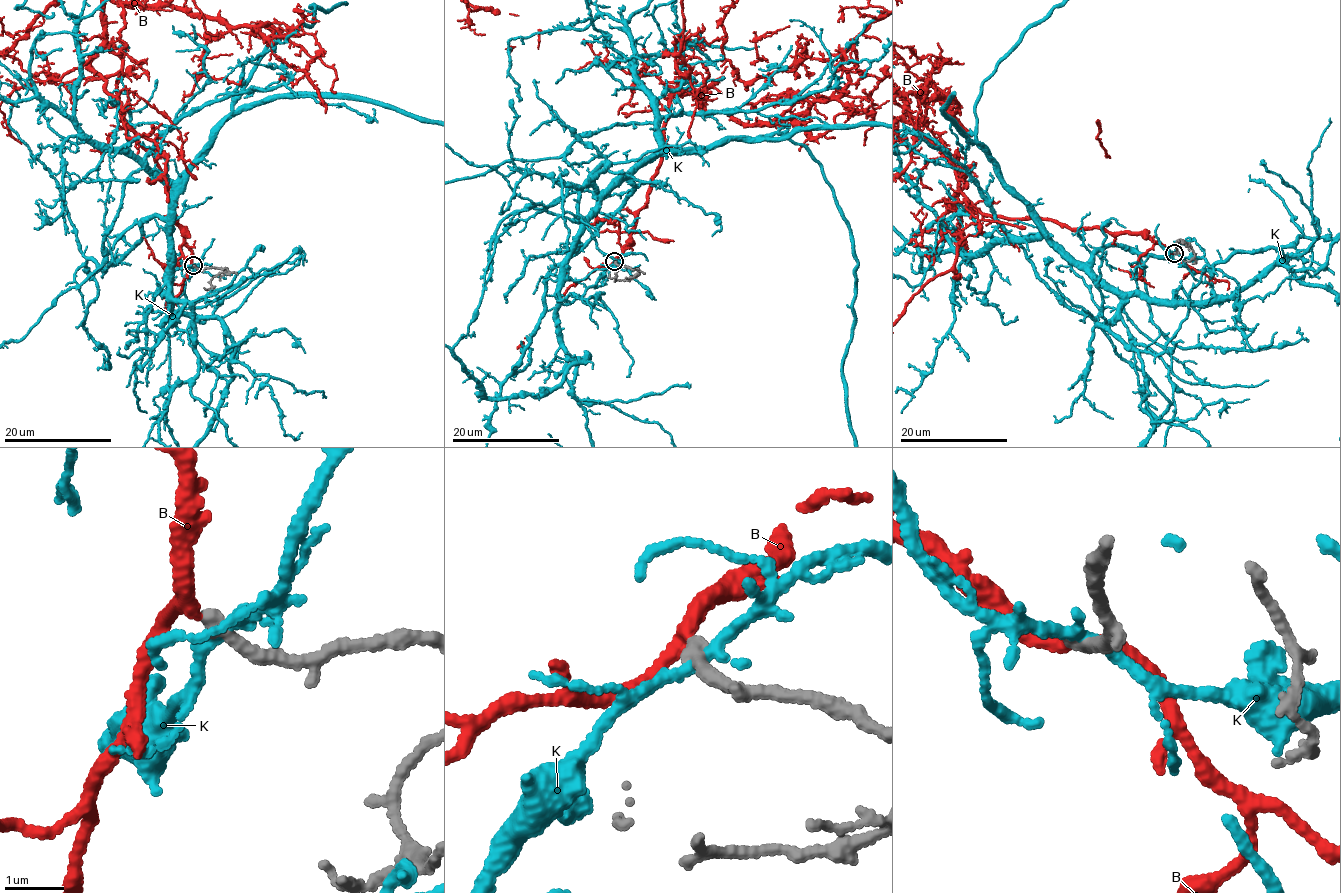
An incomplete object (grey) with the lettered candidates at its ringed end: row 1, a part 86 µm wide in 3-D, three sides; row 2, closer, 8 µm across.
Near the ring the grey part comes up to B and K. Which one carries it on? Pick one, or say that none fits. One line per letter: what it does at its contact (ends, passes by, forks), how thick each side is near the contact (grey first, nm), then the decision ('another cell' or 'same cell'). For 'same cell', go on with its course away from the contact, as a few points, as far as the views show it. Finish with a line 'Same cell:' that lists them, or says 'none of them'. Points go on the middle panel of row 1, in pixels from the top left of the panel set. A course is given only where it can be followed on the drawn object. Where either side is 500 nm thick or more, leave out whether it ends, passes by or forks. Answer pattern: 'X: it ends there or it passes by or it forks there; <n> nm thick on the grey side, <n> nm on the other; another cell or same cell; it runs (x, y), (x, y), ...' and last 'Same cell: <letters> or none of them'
B: it passes by; 260 nm thick on the grey side, 240 nm on the other; same cell
K: it passes by; 300 nm thick on the grey side, 200 nm on the other; another cell
Same cell: B

